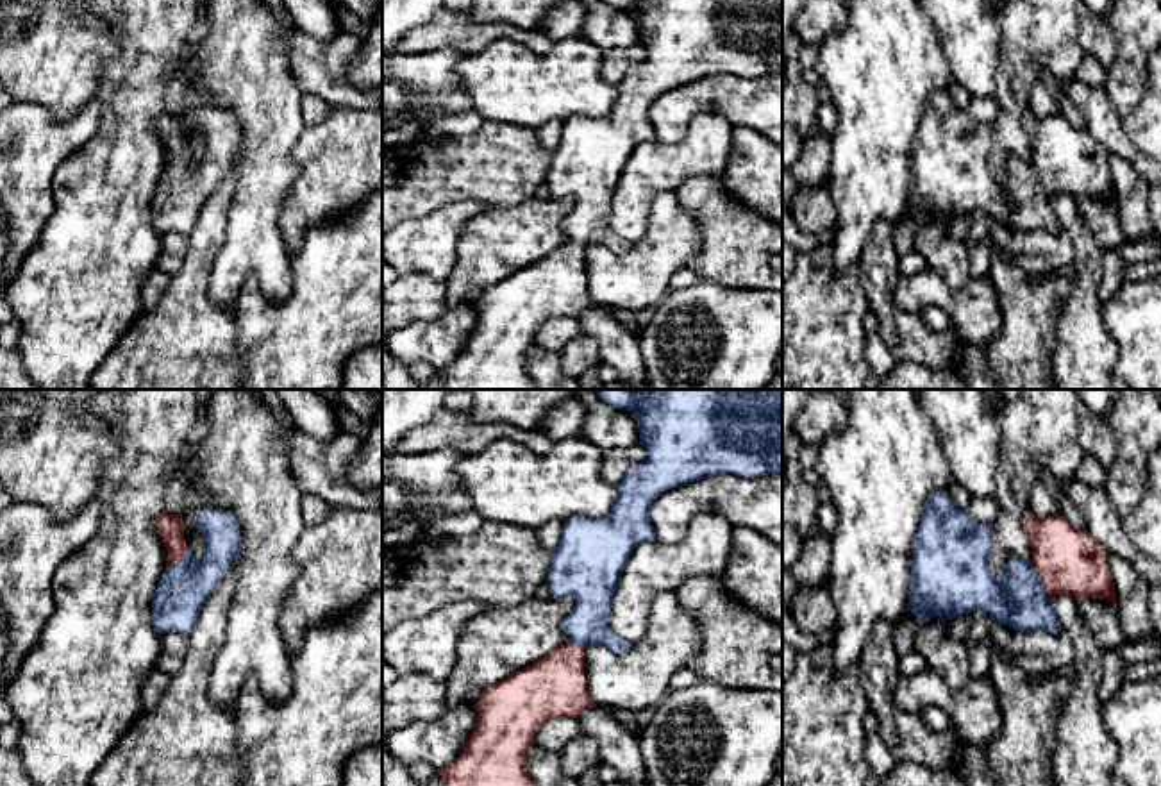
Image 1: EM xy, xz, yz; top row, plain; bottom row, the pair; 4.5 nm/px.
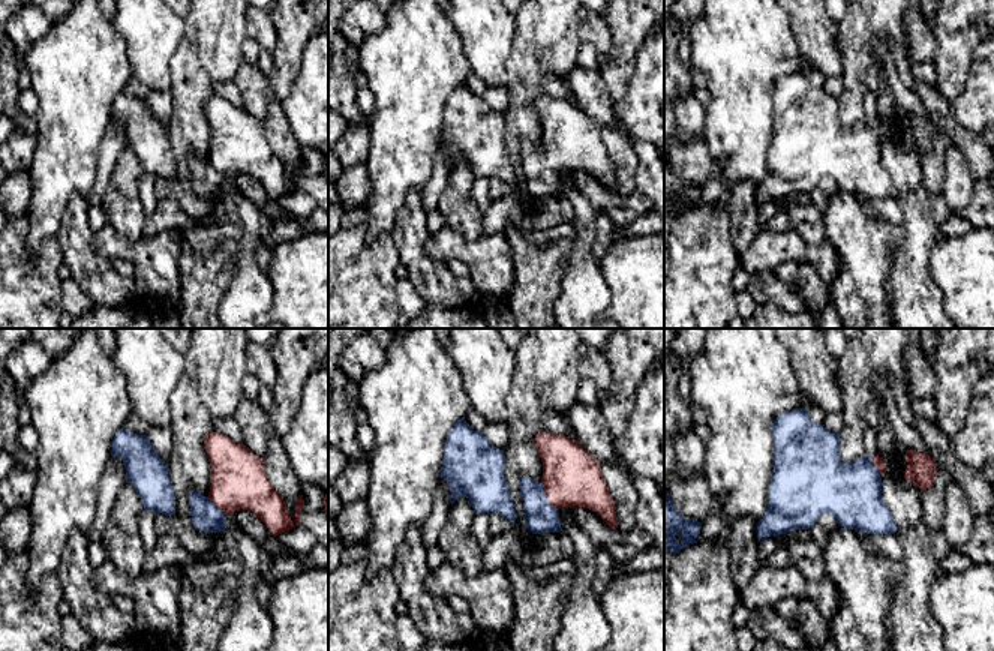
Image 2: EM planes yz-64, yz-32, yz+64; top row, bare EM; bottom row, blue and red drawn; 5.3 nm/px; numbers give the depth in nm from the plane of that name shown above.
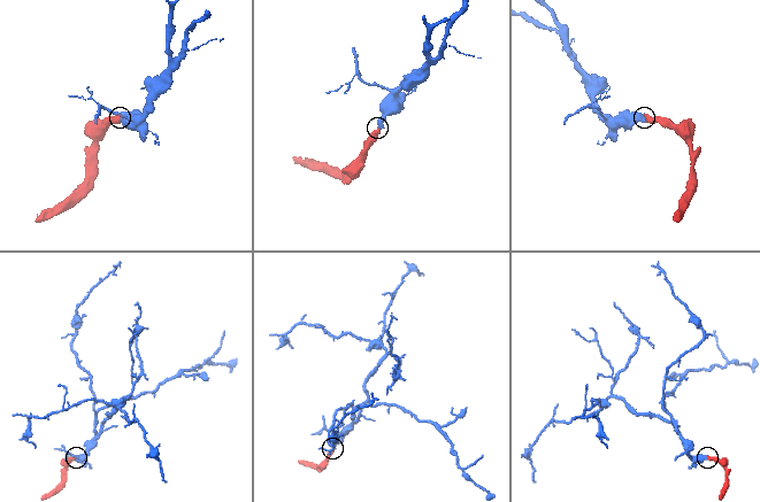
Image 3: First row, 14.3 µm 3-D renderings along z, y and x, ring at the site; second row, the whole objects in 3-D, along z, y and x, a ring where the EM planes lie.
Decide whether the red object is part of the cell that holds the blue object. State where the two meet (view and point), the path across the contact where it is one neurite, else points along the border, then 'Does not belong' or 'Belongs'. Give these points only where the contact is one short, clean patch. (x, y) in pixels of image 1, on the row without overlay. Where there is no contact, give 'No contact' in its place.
Touches blue at yz (1040, 179). Path across: yz (1020, 202), (1040, 179), (1065, 161), (1070, 161). Belongs

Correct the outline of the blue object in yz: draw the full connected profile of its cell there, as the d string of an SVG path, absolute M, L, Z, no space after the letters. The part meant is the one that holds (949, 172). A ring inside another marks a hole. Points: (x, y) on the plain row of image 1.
M947 89L941 91L934 91L923 107L922 118L920 118L920 127L918 127L918 134L916 134L916 143L915 143L915 155L911 161L911 177L909 177L909 204L907 204L907 211L915 211L918 214L920 225L927 223L929 220L932 220L936 214L943 213L948 220L954 220L961 214L968 214L972 211L984 211L991 216L991 220L995 223L1006 225L1009 229L1016 229L1016 230L1023 230L1023 232L1038 232L1038 230L1045 230L1045 232L1052 232L1057 234L1061 232L1061 225L1059 220L1056 216L1056 211L1050 204L1050 196L1052 195L1073 195L1075 198L1098 198L1098 200L1107 200L1115 204L1115 209L1118 213L1118 204L1116 204L1116 191L1115 191L1115 184L1113 184L1113 173L1109 170L1107 164L1107 152L1106 148L1088 132L1088 130L1081 130L1075 129L1063 114L1052 114L1052 116L1045 116L1040 118L1036 116L1032 111L1027 111L1023 114L1023 129L1031 139L1031 146L1032 146L1032 161L1023 161L1018 157L1011 157L1006 163L1006 170L1004 170L1004 179L1000 180L990 168L988 164L988 155L991 152L991 143L993 143L993 127L979 123L966 109L959 109Z

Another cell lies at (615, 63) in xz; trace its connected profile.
M634 45L629 50L604 50L600 75L606 82L618 86L625 73L647 59L643 45Z

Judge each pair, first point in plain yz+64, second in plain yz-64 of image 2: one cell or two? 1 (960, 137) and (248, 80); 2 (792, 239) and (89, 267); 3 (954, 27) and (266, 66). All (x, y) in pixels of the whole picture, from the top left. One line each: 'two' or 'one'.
1: one
2: two
3: two

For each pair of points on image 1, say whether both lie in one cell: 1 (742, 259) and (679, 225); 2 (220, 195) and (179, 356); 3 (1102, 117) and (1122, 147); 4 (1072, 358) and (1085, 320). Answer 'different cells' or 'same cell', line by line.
1: different cells
2: same cell
3: same cell
4: same cell

